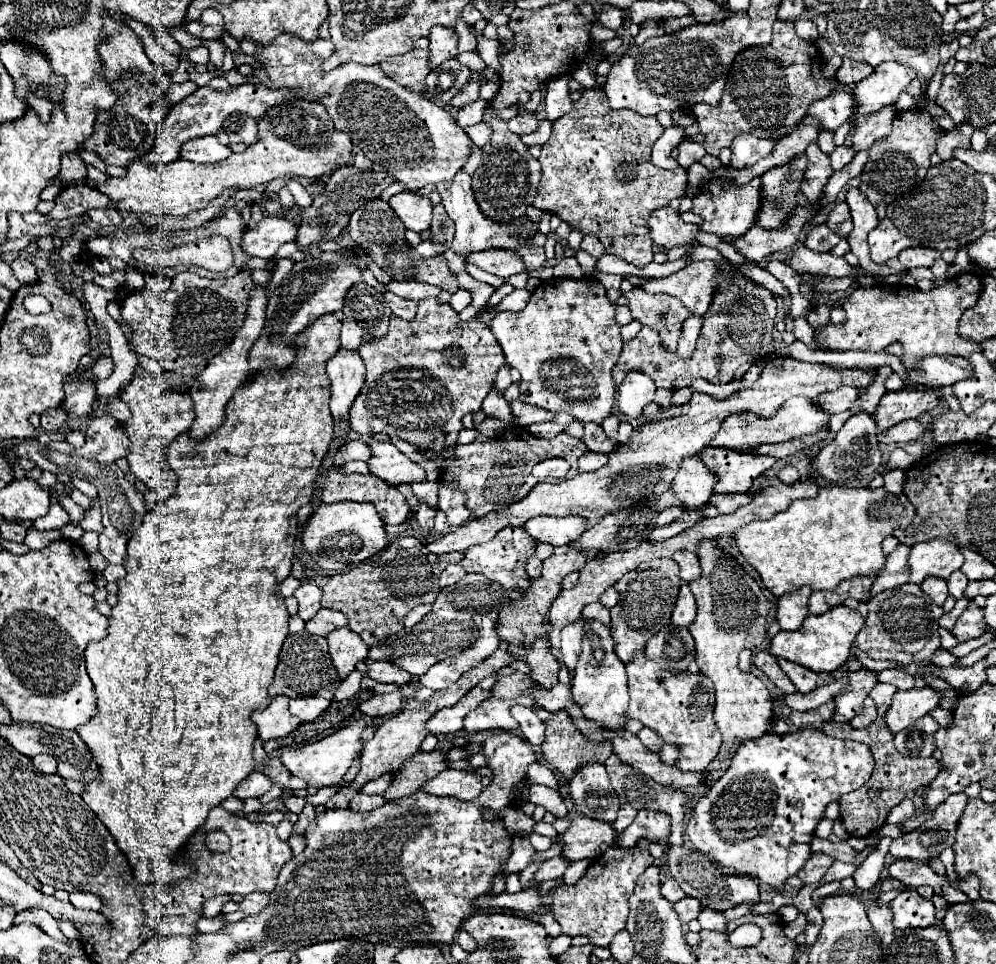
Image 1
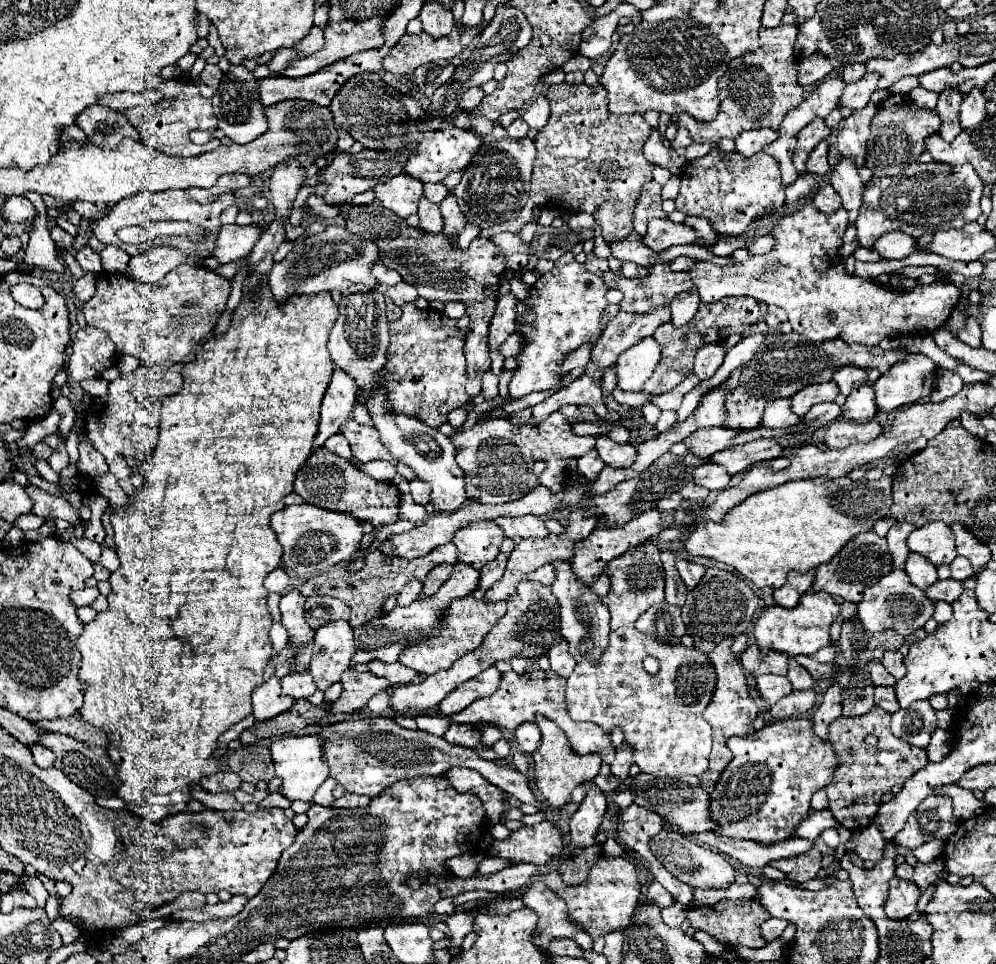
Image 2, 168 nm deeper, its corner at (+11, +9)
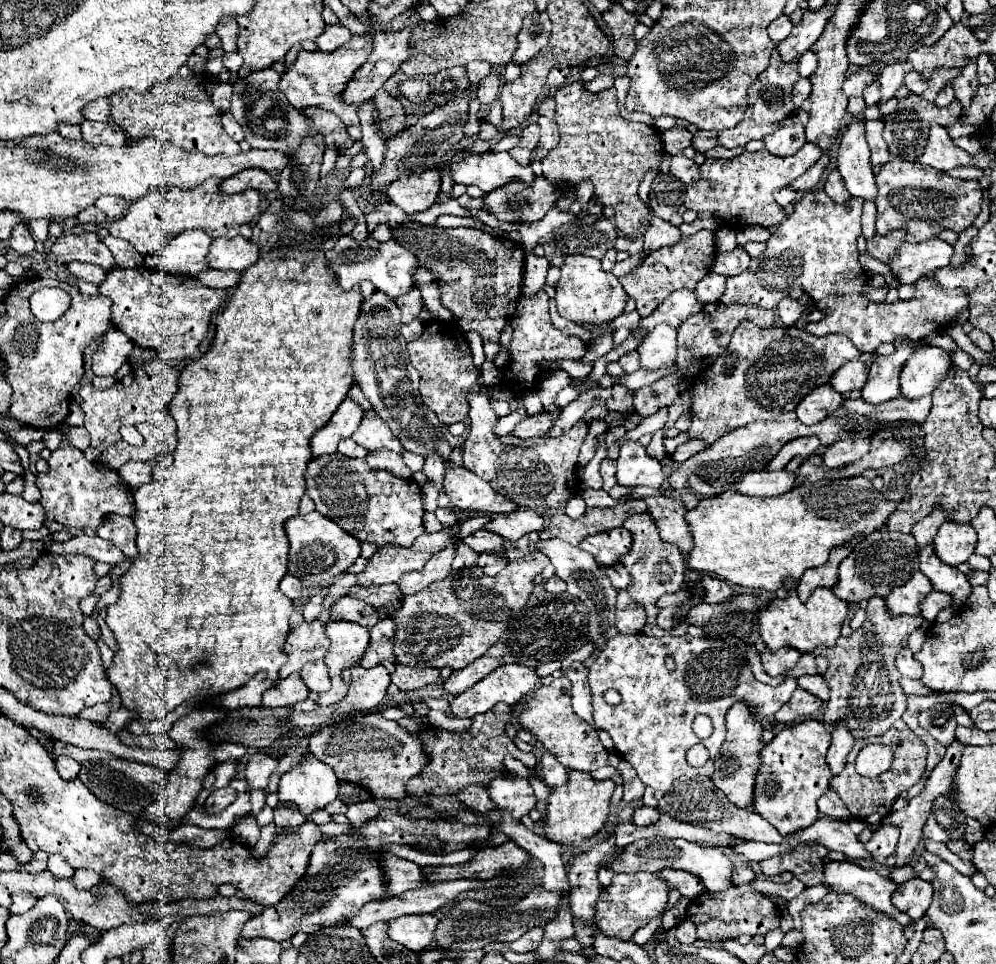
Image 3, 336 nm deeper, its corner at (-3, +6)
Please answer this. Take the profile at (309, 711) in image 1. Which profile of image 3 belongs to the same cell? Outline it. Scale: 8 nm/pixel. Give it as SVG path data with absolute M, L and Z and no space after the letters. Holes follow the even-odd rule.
M324 661L306 663L300 675L312 693L324 693L330 689L330 675L328 675L328 667Z

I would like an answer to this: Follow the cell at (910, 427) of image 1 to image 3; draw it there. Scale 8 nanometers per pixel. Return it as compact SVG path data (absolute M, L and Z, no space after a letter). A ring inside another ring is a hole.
M848 439L834 443L822 451L822 461L830 469L842 469L870 451L870 439Z

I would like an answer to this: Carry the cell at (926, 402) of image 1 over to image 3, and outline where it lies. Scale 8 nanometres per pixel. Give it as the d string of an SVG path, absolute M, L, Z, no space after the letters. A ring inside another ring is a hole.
M922 343L906 361L900 373L900 389L906 399L920 399L930 395L950 369L948 353L940 347Z

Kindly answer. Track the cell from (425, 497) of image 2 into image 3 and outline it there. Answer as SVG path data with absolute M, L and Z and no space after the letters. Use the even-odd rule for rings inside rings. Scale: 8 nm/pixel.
M440 453L426 455L422 473L436 485L438 491L442 491L442 481L444 481L444 457L442 457Z

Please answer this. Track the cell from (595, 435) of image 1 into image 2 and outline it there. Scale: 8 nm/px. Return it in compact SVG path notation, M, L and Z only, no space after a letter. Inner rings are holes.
M604 434L596 436L596 450L600 458L614 468L626 468L634 462L634 446L632 444L616 444Z

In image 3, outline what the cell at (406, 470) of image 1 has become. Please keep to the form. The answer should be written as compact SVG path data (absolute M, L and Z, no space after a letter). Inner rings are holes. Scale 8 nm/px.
M364 415L362 423L354 431L352 439L356 443L360 443L362 447L366 447L368 451L390 449L390 451L402 453L400 441L392 435L390 427L386 427L386 423L382 423L382 419L378 419L378 415Z

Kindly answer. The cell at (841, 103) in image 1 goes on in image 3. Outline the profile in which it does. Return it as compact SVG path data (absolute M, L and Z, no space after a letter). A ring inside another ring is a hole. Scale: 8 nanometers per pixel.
M900 61L900 63L892 63L892 65L886 65L880 73L880 85L882 85L882 101L894 97L896 89L904 85L904 75L910 71L910 63L906 61Z

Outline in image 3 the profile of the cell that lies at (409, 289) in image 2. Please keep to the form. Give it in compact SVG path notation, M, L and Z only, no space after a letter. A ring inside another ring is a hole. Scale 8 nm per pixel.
M412 289L412 291L408 291L406 295L398 297L398 299L396 299L396 305L398 305L400 311L402 311L402 323L408 325L412 319L418 317L418 313L420 313L420 309L422 309L422 295L420 295L418 289Z

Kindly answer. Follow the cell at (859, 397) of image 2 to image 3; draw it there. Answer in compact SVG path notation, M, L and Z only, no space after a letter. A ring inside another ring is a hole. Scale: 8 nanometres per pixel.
M894 339L896 351L888 357L874 359L866 387L862 389L862 399L872 405L880 405L884 401L890 401L900 395L898 391L898 375L908 359L908 355L914 351L916 343L910 343L908 339Z

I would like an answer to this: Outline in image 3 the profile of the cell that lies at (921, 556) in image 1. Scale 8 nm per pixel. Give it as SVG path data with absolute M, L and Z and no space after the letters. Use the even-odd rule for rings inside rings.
M946 521L938 529L938 535L934 537L936 555L952 567L964 563L974 553L974 547L976 547L976 531L970 527L970 523Z

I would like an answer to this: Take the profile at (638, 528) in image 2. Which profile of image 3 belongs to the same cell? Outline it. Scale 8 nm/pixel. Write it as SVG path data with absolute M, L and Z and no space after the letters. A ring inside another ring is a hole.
M624 527L610 529L598 535L590 535L578 543L584 551L592 553L600 565L614 565L620 555L630 551L632 537Z

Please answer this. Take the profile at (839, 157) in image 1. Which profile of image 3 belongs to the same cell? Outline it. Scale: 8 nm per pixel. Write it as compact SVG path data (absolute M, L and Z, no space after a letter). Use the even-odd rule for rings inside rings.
M824 153L808 171L804 171L798 179L794 179L794 183L790 183L788 189L794 189L794 191L810 191L818 185L818 181L824 177L826 169L828 169L828 163L830 163L830 157Z

